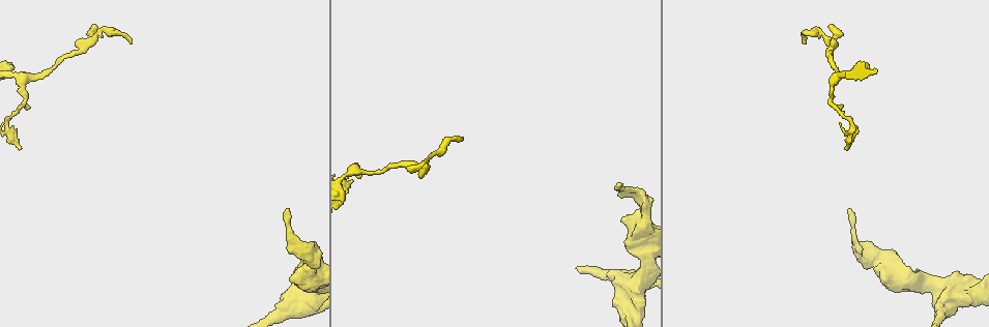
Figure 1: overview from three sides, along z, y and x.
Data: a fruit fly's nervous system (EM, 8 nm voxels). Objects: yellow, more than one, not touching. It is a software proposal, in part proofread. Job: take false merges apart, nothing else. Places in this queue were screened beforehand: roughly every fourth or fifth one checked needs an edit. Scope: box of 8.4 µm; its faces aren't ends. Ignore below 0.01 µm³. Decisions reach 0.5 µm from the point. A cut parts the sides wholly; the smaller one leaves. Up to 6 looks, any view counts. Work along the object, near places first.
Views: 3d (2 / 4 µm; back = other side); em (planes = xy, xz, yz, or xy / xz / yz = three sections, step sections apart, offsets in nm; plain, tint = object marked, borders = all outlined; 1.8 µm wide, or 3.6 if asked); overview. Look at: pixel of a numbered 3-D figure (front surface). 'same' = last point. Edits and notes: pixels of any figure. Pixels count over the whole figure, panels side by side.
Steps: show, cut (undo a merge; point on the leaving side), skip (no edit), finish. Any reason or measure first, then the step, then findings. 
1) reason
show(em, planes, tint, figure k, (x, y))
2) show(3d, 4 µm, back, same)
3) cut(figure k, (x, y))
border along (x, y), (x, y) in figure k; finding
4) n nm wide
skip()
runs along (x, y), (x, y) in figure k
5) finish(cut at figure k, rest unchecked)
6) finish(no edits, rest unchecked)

calibre changes
show(3d, 4 µm, figure 1, (307, 271))

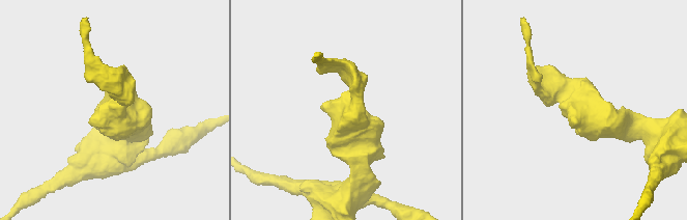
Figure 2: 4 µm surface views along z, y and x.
arms of 200, 500 nm
show(em, 3.6 µm, xy, step 4, borders, figure 2, (572, 106))

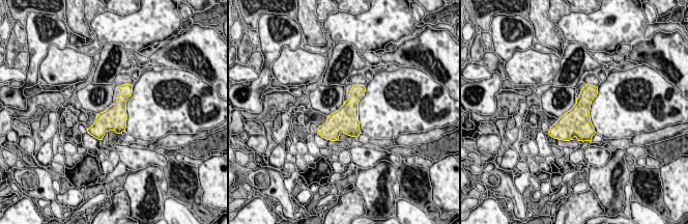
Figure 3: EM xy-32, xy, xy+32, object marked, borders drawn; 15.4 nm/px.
skip()
all the same neuron

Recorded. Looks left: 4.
sudden change in width
show(3d, 4 µm, back, figure 1, (958, 285))

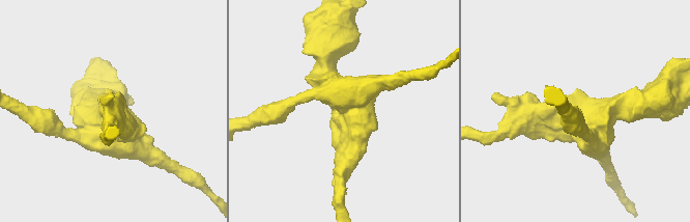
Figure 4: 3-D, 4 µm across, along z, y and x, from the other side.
now the EM
show(em, 3.6 µm, yz, step 16, borders, figure 4, (581, 109))

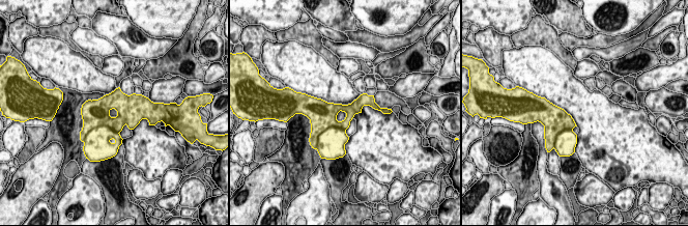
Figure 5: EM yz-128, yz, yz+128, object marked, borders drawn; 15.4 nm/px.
show(em, 3.6 µm, planes, borders, same)

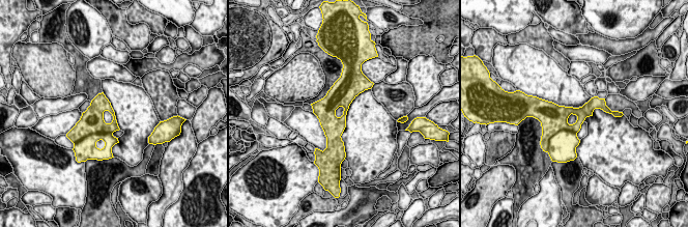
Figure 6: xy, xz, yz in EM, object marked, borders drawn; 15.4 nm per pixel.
cut(figure 6, (88, 144))
border along (112, 132), (91, 133), (85, 137) in figure 6; two neurons meet here

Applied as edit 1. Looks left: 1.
narrows sharply
show(em, planes, tint, figure 1, (96, 31))

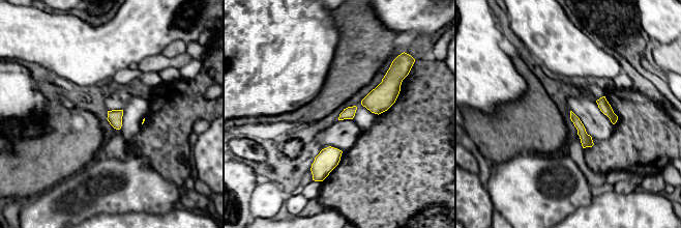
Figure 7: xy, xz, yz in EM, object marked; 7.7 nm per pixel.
skip()
runs along (572, 116), (589, 144) in figure 7; continuous, no second neuron

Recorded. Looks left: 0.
finish(cut at figure 6, rest unchecked)

